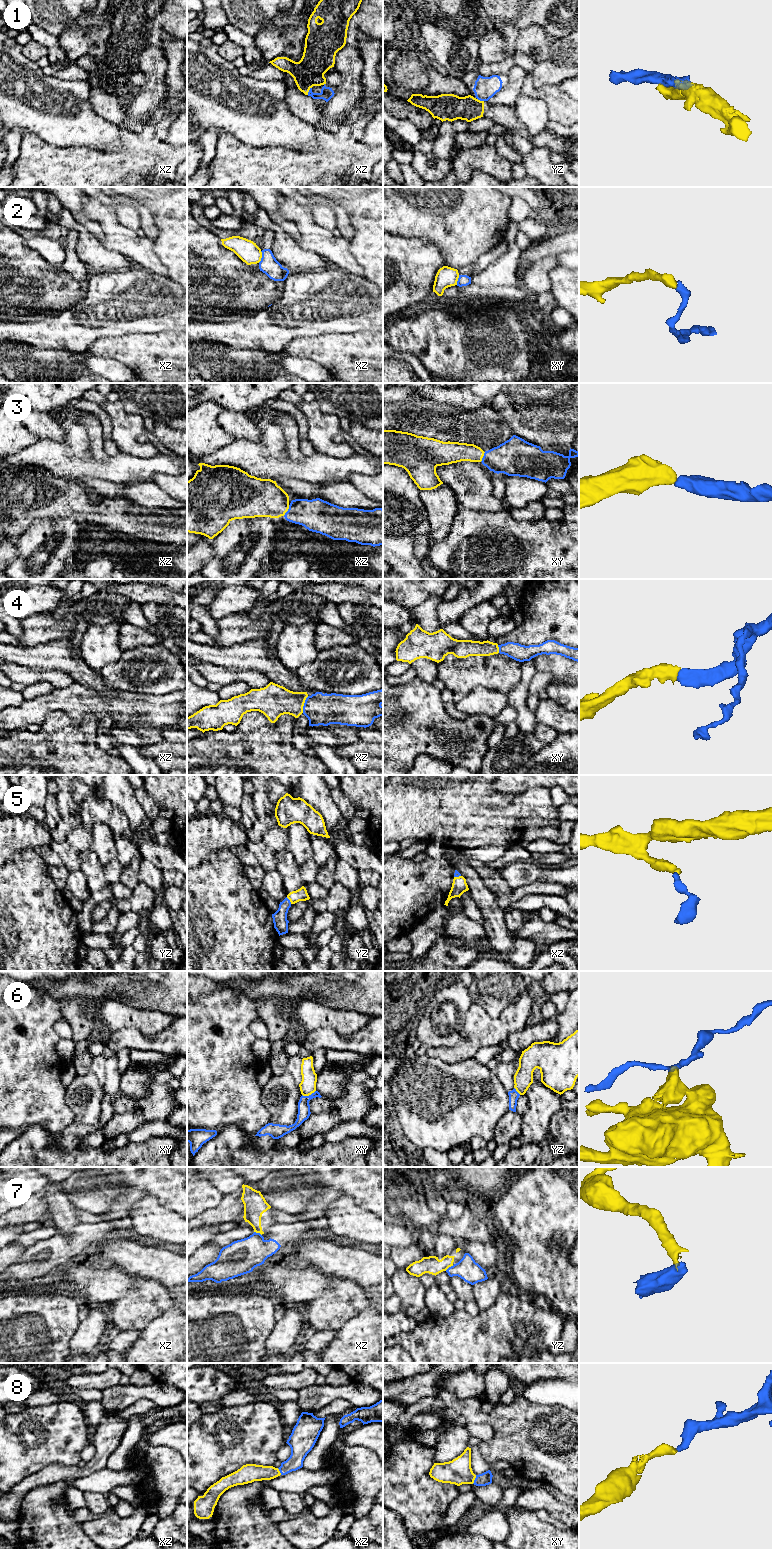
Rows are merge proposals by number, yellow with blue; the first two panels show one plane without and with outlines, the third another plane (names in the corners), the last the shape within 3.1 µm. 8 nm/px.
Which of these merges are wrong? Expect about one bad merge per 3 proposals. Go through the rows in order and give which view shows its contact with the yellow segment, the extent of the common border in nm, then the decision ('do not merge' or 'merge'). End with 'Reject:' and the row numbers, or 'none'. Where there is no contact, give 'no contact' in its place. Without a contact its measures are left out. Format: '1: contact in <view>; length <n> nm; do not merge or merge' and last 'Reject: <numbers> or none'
1: contact in xz; length 70 nm; do not merge
2: contact in xz; length 100 nm; do not merge
3: contact in xz; length 100 nm; merge
4: contact in xz; length 140 nm; merge
5: contact in yz; length 70 nm; merge
6: contact in xy; length 120 nm; do not merge
7: contact in xz; length 70 nm; do not merge
8: contact in xy; length 80 nm; merge
Reject: 1, 2, 6, 7

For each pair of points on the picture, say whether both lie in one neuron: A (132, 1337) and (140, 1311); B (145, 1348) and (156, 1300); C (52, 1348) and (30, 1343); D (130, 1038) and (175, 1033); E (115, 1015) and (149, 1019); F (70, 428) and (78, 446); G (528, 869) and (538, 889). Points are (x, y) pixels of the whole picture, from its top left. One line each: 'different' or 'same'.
A: different
B: different
C: same
D: same
E: same
F: same
G: different

